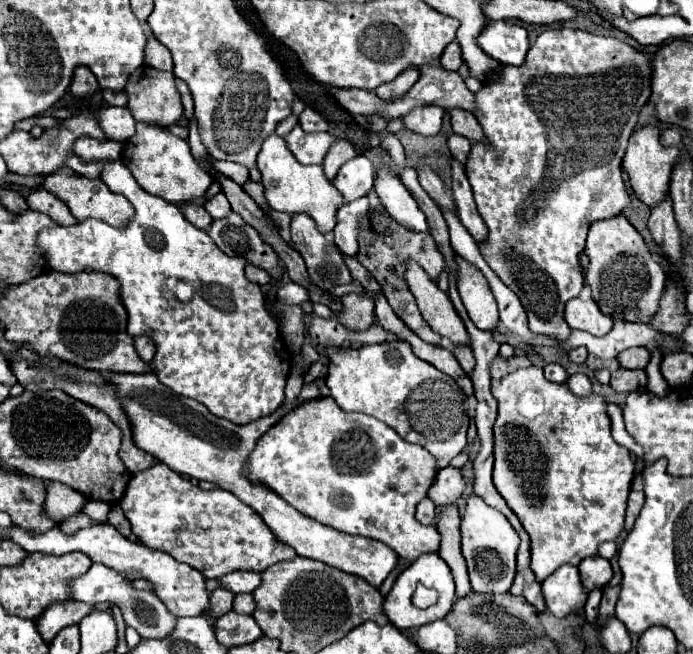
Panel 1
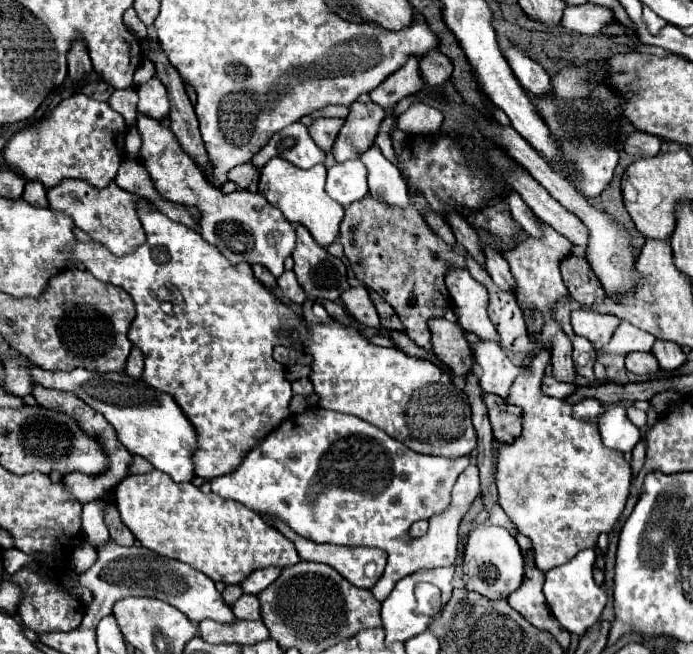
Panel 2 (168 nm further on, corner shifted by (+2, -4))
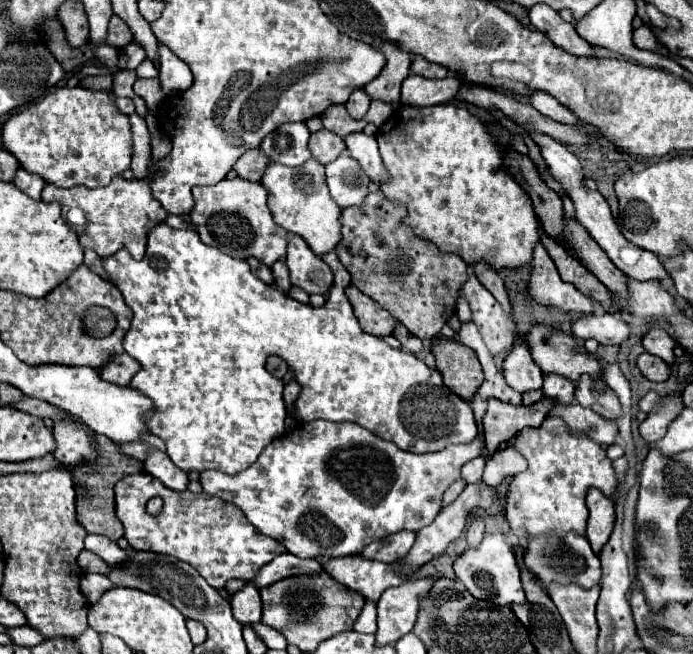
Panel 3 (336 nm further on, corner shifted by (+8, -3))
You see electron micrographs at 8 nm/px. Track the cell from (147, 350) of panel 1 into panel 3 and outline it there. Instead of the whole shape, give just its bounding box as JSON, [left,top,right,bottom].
[99,353,141,385]

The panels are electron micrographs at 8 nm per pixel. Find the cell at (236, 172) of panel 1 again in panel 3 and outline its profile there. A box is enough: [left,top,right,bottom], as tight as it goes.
[233,149,271,181]

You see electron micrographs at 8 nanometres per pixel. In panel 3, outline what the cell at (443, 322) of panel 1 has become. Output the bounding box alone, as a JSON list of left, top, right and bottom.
[431,341,483,401]

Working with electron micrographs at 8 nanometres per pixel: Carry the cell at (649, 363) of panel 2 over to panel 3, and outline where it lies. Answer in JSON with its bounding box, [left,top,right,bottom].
[637,353,671,383]

